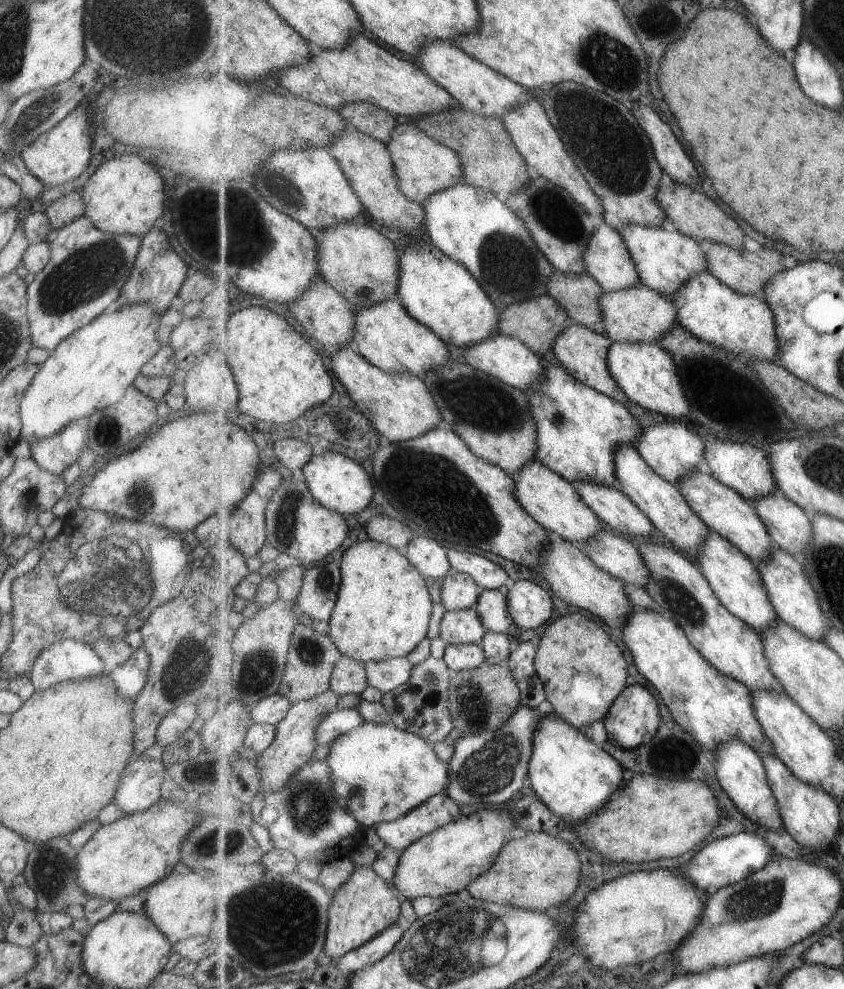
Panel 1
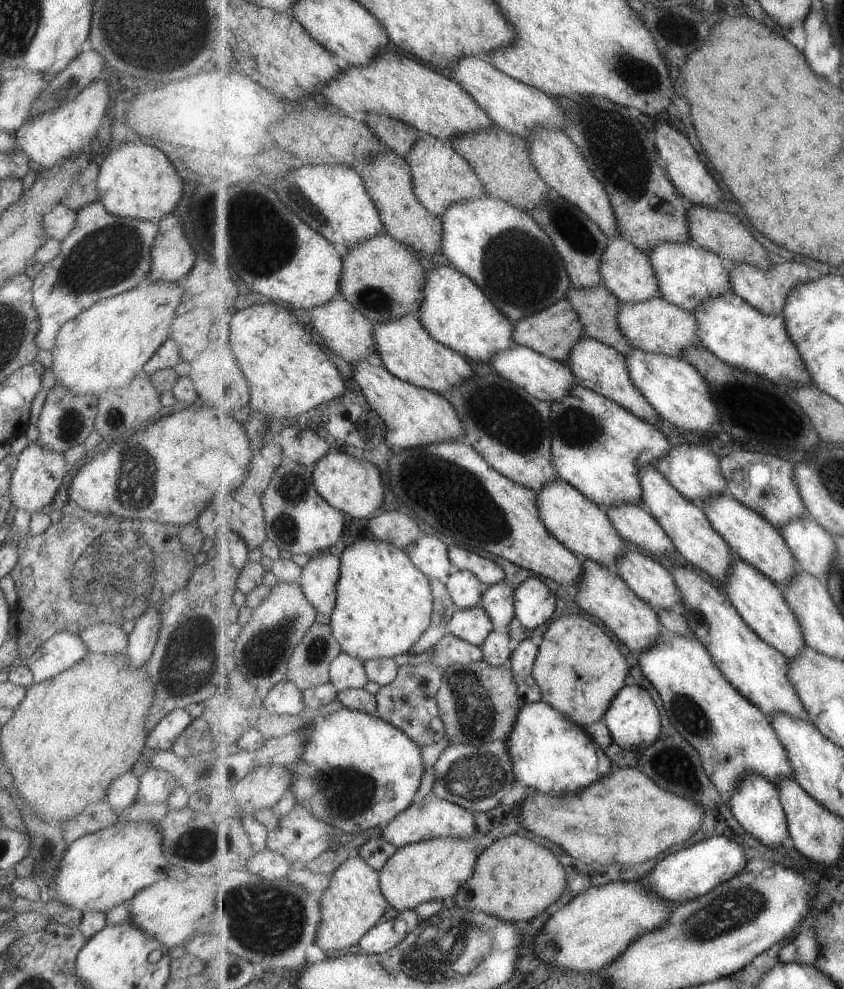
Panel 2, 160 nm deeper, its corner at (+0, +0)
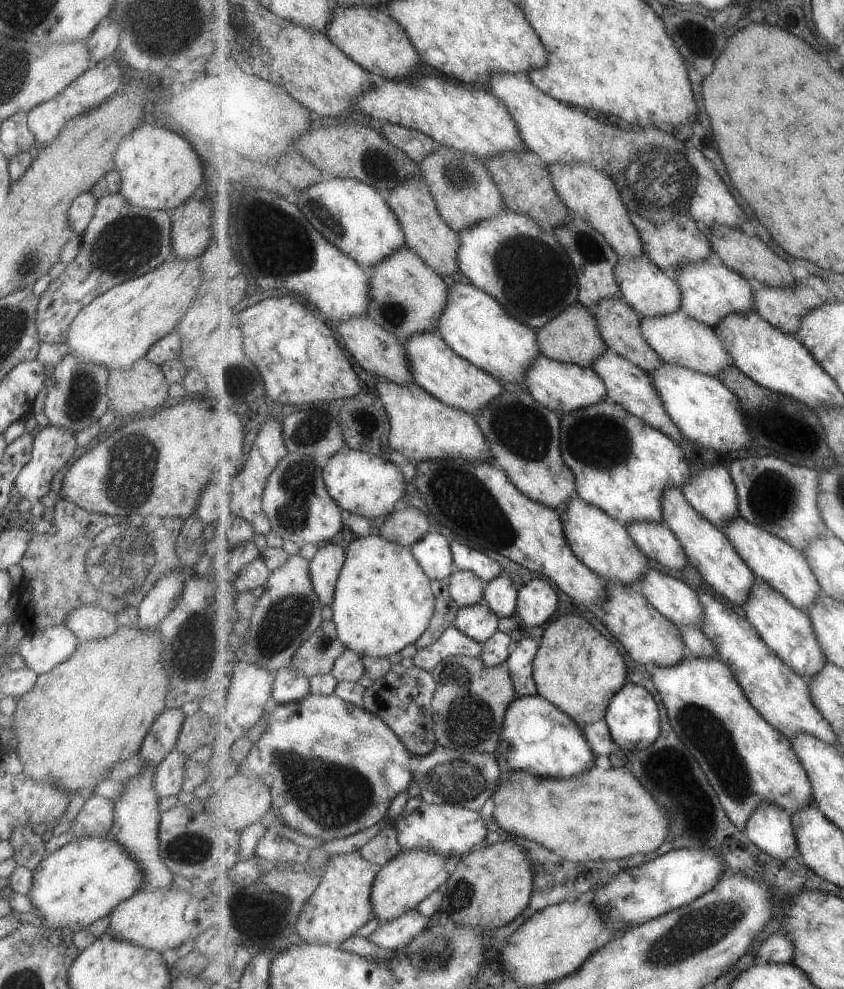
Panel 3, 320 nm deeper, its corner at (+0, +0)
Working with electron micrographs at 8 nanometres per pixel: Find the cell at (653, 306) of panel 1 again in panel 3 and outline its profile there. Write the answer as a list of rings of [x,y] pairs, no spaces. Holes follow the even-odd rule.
[[[682,309],[670,315],[641,317],[642,331],[649,344],[665,363],[687,367],[709,376],[719,377],[723,371],[735,366],[716,329],[695,320]]]

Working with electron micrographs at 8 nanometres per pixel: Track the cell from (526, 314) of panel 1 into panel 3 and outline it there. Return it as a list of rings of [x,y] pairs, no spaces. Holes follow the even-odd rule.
[[[579,300],[568,306],[556,319],[549,321],[543,328],[537,330],[537,338],[541,354],[562,363],[571,363],[582,367],[593,367],[595,361],[609,350],[601,336],[595,312]]]

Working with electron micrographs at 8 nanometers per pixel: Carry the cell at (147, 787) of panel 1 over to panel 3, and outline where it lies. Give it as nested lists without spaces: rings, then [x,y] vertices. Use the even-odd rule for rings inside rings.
[[[174,748],[155,767],[153,780],[158,798],[176,795],[182,788],[184,762],[187,757]]]

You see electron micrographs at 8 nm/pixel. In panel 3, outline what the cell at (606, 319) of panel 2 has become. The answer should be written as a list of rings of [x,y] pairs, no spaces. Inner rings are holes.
[[[622,298],[603,299],[593,312],[595,312],[601,336],[609,350],[613,350],[627,360],[633,361],[633,364],[644,368],[649,374],[662,365],[664,361],[643,334],[641,328],[642,316],[629,303]]]

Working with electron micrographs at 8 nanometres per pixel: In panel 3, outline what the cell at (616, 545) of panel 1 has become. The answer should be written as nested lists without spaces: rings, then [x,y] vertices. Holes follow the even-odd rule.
[[[649,572],[637,586],[661,614],[680,627],[695,627],[703,631],[705,609],[700,594],[689,588],[678,575]]]

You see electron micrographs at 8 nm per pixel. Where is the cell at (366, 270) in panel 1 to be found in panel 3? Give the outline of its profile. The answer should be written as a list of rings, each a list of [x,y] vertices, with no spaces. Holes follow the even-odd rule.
[[[408,246],[372,268],[372,299],[367,316],[400,340],[418,333],[437,331],[438,321],[449,302],[450,289],[441,275]]]

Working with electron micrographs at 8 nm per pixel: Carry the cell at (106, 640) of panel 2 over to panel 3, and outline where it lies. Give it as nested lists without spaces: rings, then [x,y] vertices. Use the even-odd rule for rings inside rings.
[[[79,605],[69,611],[64,618],[64,625],[79,640],[93,640],[93,638],[103,638],[109,632],[113,632],[113,628],[117,628],[114,614],[105,612],[104,608],[97,605]]]

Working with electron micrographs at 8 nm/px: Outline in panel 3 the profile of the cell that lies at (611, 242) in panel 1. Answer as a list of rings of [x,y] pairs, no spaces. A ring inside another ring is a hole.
[[[647,256],[621,260],[616,268],[617,282],[622,292],[621,298],[629,303],[641,316],[656,317],[670,315],[681,309],[683,295],[678,280],[671,272],[663,270]]]

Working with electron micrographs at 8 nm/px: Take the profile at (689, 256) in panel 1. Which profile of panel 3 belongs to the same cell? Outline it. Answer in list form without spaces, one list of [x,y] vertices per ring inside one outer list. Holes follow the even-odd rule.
[[[710,261],[690,262],[671,271],[678,280],[683,295],[681,309],[710,327],[716,328],[720,322],[735,313],[747,314],[756,311],[756,292],[749,279],[728,265]]]

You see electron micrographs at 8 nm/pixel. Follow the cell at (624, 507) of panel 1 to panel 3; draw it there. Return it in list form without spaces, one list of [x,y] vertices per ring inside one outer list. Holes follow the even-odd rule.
[[[643,521],[627,528],[649,559],[671,569],[675,575],[690,563],[683,544],[667,524]]]

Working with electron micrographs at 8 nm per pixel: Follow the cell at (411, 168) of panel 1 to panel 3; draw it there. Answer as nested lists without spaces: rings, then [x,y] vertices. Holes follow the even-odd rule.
[[[440,146],[439,150],[420,164],[420,169],[435,197],[441,216],[456,231],[473,228],[481,221],[500,215],[506,209],[502,190],[490,175],[485,159],[476,154]]]

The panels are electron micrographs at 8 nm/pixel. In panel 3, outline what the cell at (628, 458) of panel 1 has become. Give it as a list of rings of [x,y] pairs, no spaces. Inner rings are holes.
[[[673,487],[665,491],[662,504],[664,505],[663,523],[667,524],[676,533],[677,538],[679,538],[684,546],[690,564],[697,568],[705,582],[715,592],[721,594],[729,602],[743,606],[749,596],[751,596],[757,576],[752,571],[752,568],[743,560],[740,553],[737,552],[730,538],[721,528],[714,525],[696,508],[693,508],[693,505],[687,500],[681,488]]]

